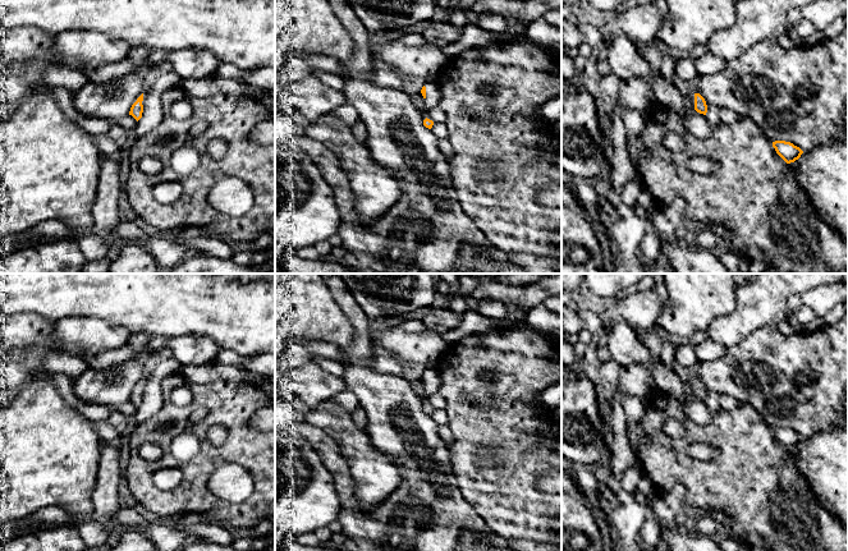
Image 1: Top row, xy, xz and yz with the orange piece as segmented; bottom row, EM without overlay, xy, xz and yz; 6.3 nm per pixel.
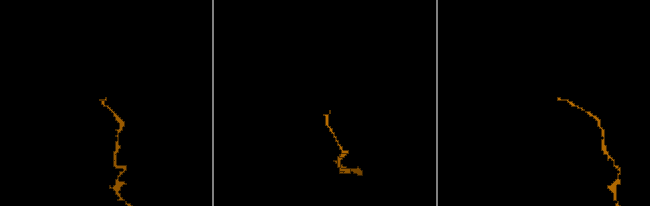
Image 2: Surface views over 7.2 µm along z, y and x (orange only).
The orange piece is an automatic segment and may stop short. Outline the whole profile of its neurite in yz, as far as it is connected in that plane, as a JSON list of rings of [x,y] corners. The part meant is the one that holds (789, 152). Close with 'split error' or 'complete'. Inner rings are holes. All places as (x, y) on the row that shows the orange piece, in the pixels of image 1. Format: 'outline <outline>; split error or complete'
outline [[[775,141],[773,142],[773,147],[787,164],[794,162],[803,153],[803,151],[799,147],[785,141]]]; complete

